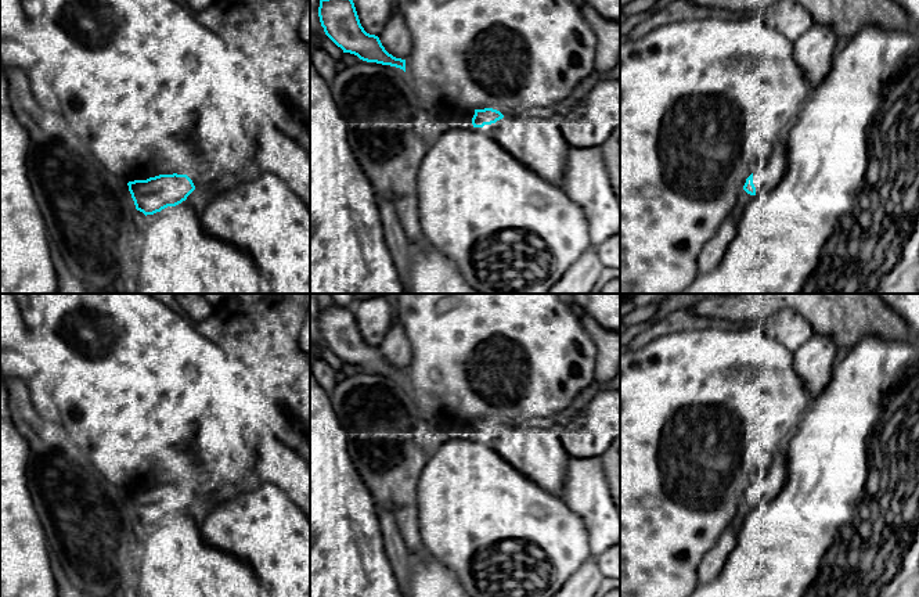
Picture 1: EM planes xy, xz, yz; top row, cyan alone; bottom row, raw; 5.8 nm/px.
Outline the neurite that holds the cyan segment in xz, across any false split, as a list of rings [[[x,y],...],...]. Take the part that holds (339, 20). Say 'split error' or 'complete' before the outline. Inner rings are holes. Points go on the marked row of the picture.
complete; [[[320,0],[318,17],[325,35],[343,50],[367,62],[400,68],[406,72],[406,60],[389,54],[375,35],[370,35],[360,24],[353,0]]]

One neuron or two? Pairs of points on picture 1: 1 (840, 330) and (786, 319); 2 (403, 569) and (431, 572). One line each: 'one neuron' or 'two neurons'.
1: two neurons
2: two neurons

